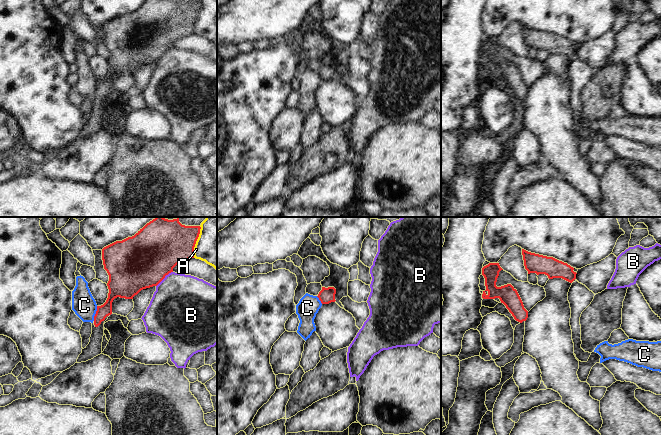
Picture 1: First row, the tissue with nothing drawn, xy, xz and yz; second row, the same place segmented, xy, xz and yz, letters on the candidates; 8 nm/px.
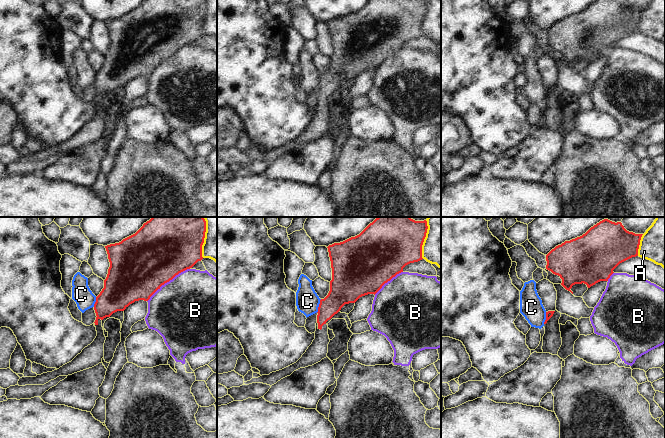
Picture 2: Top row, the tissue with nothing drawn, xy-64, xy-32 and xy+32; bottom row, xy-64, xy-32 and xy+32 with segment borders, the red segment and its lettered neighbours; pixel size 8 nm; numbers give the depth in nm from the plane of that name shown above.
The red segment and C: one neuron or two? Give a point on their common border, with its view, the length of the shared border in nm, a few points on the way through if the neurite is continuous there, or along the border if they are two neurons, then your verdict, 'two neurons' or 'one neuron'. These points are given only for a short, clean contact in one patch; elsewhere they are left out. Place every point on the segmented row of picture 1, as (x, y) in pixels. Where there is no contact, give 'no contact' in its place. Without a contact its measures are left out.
contact xy (96, 313); length 120 nm; border xy (97, 306), (93, 320); two neurons

